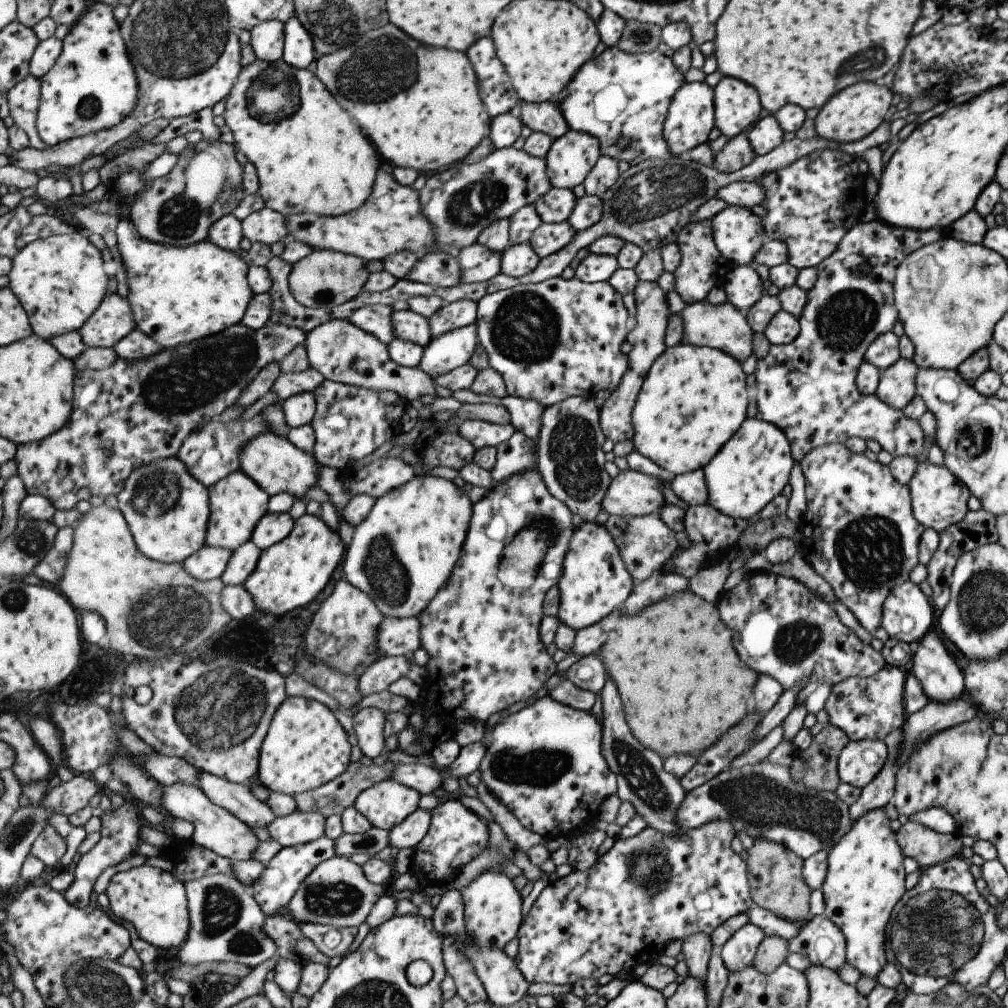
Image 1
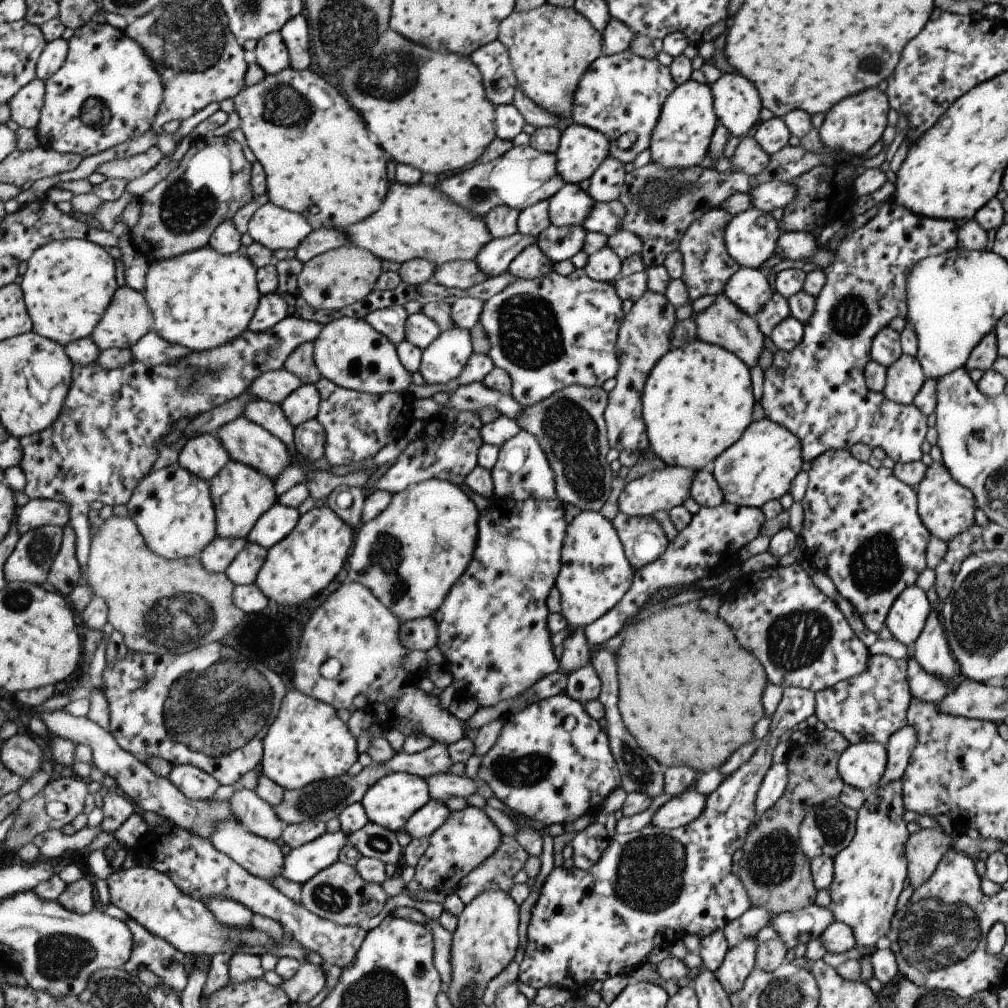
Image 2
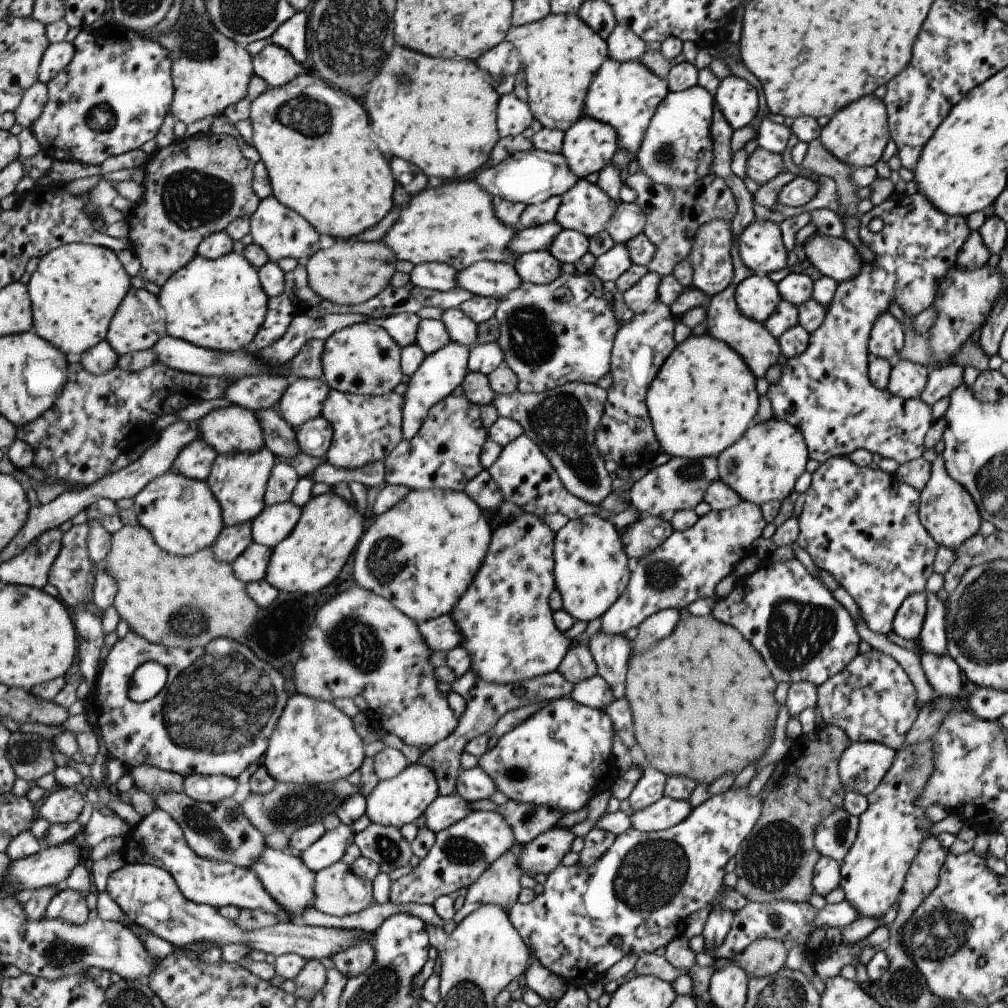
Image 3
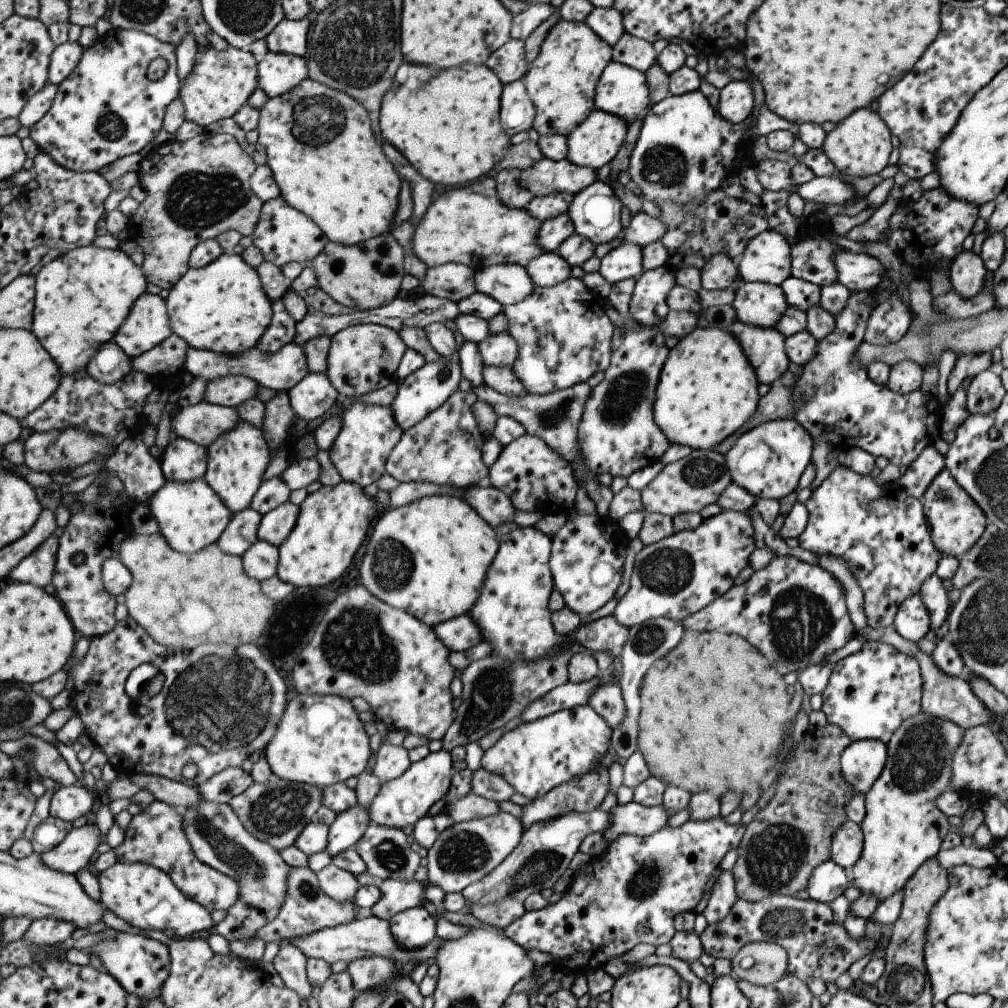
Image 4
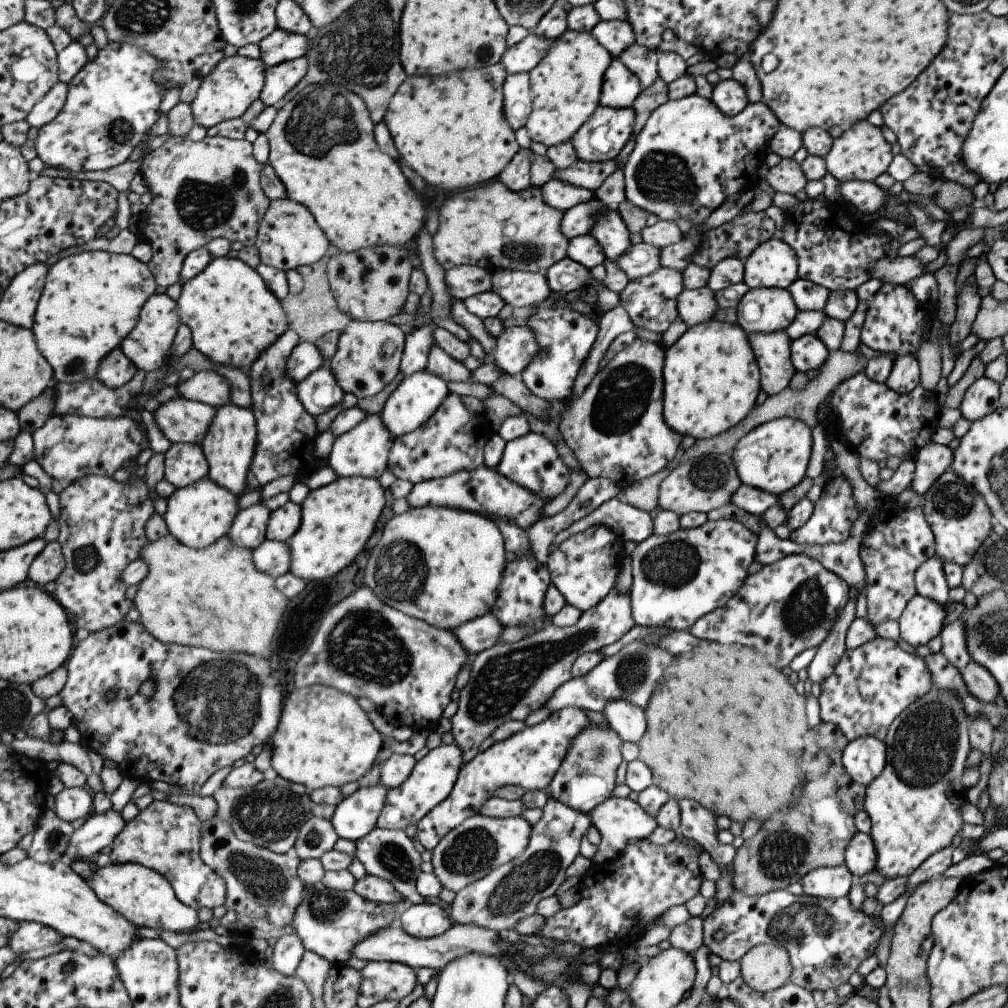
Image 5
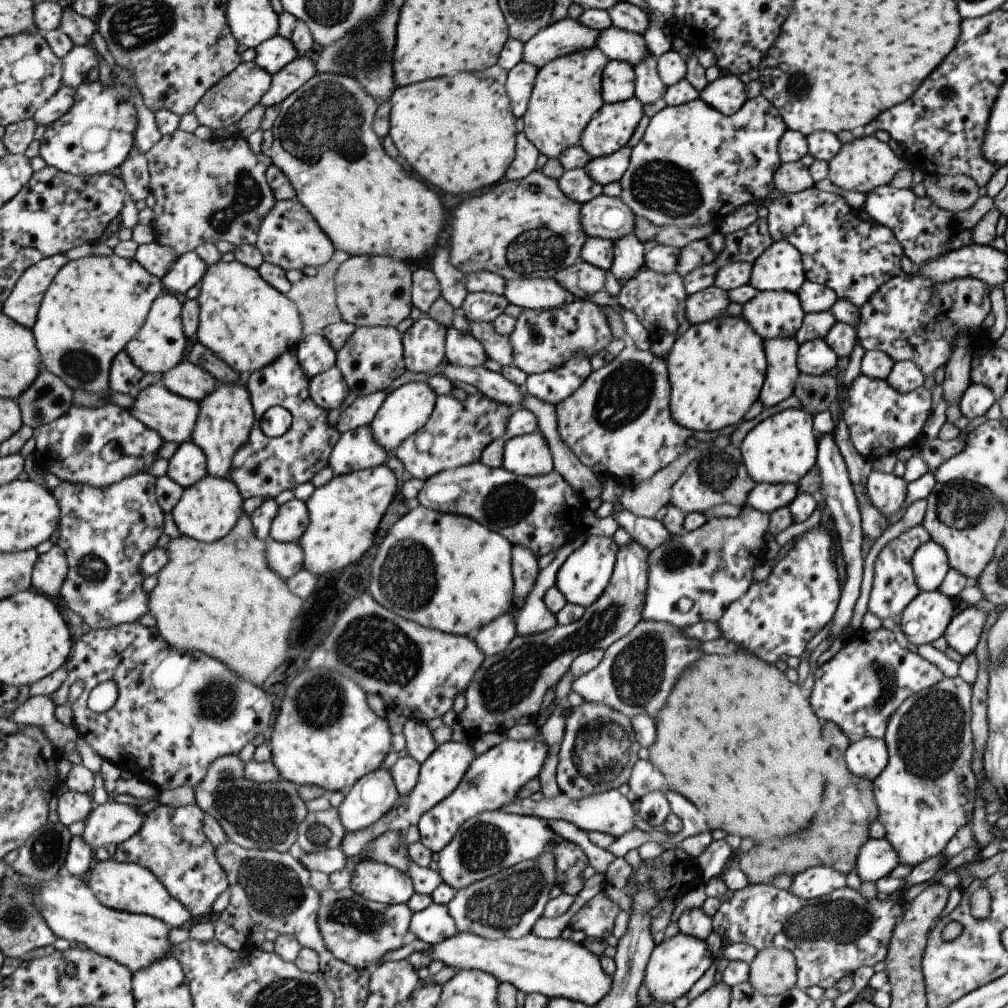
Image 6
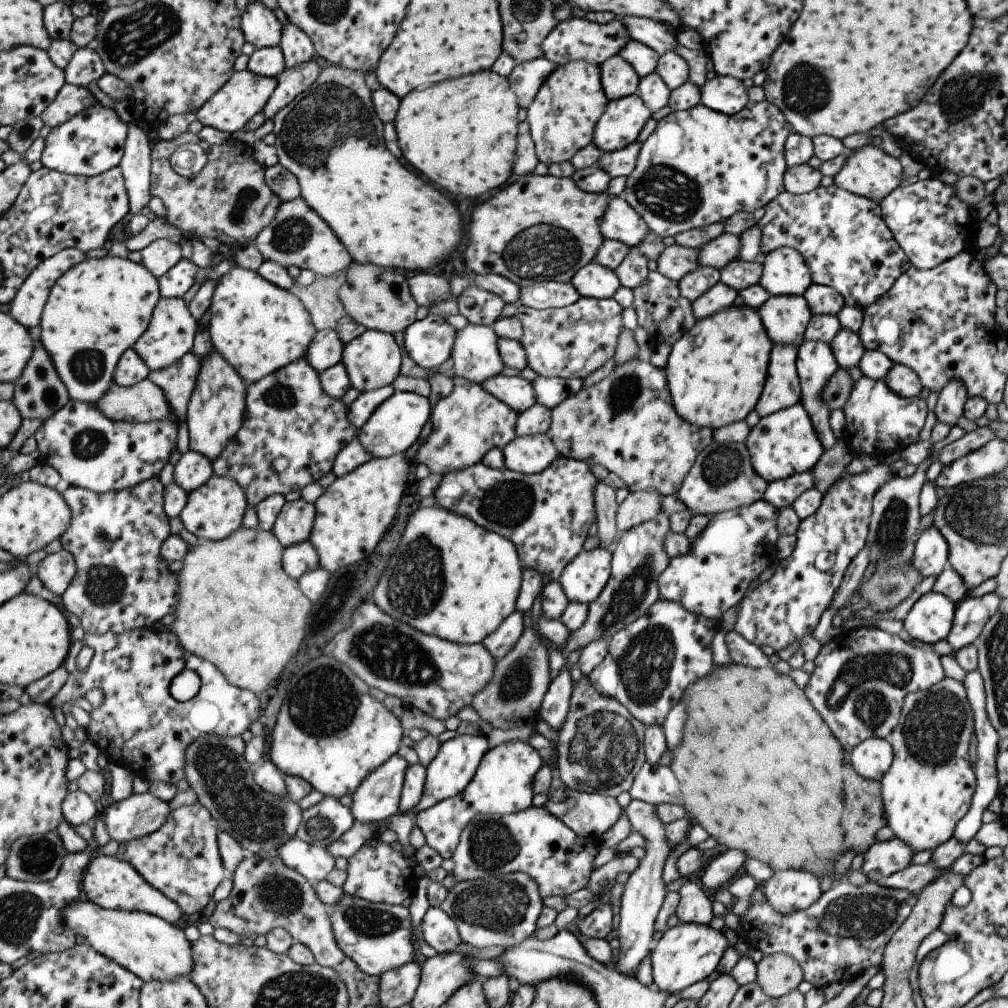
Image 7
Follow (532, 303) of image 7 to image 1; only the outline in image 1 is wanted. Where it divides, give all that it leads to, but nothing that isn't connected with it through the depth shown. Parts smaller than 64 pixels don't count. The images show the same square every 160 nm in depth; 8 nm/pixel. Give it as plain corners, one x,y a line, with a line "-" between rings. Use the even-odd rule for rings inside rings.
433,252
419,256
405,279
447,288
460,282
460,268
454,253

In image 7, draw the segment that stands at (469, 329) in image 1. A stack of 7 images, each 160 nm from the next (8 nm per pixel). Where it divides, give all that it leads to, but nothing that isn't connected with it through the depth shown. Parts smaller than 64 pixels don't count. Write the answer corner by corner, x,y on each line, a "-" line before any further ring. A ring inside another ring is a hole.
394,391
394,393
371,415
365,426
359,430
359,440
375,458
388,457
405,450
417,440
419,432
431,414
428,398
415,393

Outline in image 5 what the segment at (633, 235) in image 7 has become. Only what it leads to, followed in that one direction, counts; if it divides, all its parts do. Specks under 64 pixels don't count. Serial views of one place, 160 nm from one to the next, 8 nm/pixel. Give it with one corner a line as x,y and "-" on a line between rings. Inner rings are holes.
593,198
584,203
576,204
563,212
560,229
562,235
567,237
580,237
589,235
596,221
596,217
604,212
602,202

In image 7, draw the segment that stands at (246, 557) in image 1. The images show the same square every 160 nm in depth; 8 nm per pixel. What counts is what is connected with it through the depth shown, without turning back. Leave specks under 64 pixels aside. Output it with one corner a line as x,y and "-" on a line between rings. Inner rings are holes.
311,541
286,547
284,569
289,576
299,581
305,573
319,568
321,568
319,551

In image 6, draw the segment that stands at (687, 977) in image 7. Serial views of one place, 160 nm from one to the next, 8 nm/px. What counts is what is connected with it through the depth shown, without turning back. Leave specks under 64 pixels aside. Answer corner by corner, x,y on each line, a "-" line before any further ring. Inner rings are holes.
678,932
655,945
650,952
642,982
647,986
651,999
672,1003
677,997
684,996
690,986
709,968
713,959
704,940

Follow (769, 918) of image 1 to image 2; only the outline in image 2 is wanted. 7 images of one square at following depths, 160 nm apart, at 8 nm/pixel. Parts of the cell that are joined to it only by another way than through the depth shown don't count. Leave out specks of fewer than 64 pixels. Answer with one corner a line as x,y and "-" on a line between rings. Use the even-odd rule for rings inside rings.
811,904
772,916
768,926
777,932
786,948
791,949
798,942
806,944
809,940
819,939
833,921
833,913
827,907

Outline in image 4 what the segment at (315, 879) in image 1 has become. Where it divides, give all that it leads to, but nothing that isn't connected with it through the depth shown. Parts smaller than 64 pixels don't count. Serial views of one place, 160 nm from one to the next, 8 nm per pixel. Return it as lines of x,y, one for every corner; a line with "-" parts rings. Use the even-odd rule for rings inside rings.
333,862
317,873
324,892
339,902
351,901
359,892
359,880
356,876

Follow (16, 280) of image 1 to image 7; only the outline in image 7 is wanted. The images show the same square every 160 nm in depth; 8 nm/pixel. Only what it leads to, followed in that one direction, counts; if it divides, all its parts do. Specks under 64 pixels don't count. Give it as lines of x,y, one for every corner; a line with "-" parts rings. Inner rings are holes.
107,255
102,259
87,259
57,281
45,305
38,333
73,400
95,405
107,396
115,385
118,362
147,332
161,297
160,279
130,258

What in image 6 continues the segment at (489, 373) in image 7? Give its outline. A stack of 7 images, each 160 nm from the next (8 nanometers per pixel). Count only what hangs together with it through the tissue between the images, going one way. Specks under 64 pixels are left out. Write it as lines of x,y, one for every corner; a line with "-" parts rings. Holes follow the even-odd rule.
446,327
444,338
444,358
446,363
460,367
481,367
487,359
482,344
469,331

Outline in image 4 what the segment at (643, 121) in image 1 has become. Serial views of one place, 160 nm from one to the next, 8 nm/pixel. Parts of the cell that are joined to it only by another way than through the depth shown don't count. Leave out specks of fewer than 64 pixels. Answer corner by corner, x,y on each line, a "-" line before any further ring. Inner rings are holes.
610,60
601,71
595,85
593,106
598,111
622,118
626,124
633,122
635,119
642,120
651,106
645,75
630,66

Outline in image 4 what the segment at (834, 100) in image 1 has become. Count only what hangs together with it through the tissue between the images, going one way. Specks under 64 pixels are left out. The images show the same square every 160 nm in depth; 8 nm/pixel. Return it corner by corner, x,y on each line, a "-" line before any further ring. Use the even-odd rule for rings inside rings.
869,108
857,109
825,135
821,150
843,177
876,175
887,166
887,157
892,149
889,136
886,124
876,112

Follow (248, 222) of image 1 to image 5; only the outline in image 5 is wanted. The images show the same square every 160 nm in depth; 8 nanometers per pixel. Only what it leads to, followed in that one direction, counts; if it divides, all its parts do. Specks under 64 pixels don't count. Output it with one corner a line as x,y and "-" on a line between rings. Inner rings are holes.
287,198
272,201
261,221
255,245
260,250
263,263
286,273
289,269
299,268
303,264
314,265
319,262
328,253
332,242
308,207

